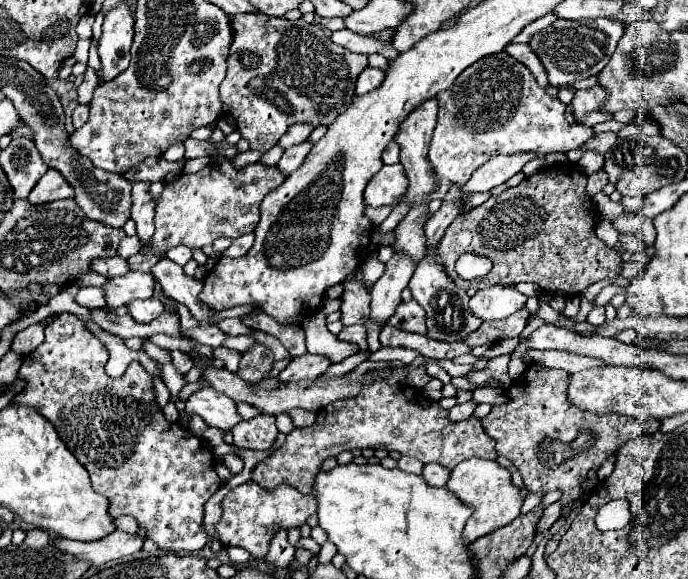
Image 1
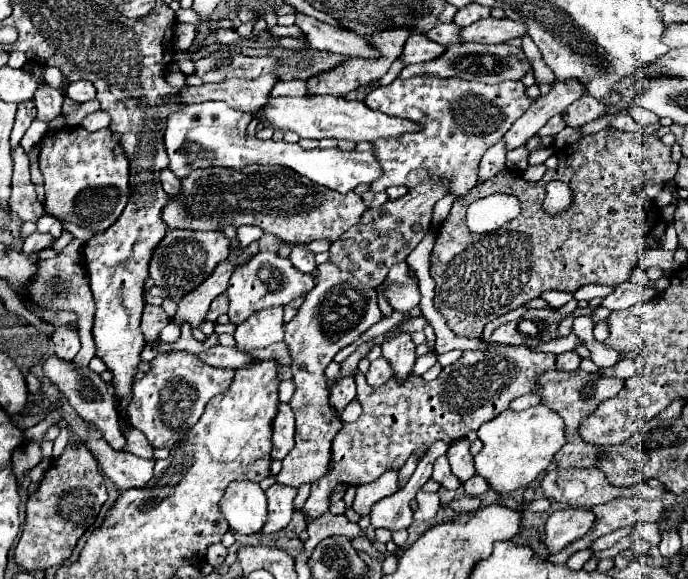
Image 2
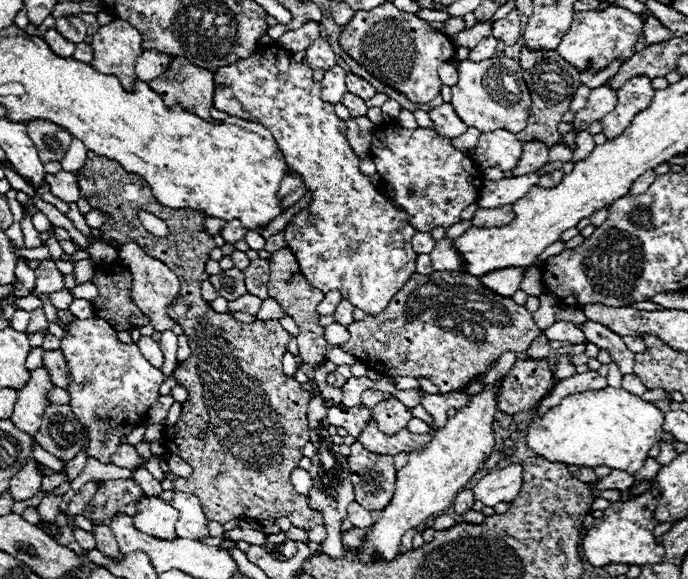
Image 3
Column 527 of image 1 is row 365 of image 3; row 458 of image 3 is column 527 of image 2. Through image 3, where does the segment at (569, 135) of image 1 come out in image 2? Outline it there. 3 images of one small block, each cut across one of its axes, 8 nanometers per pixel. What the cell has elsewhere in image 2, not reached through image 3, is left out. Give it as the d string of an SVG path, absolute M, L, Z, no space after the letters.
M418 76L418 78L396 78L388 86L374 88L366 100L364 100L372 110L380 110L390 116L406 118L412 122L422 124L422 130L416 134L404 134L392 140L376 140L372 142L376 146L376 156L384 168L384 176L376 180L370 190L372 192L384 192L388 186L406 186L414 188L416 184L422 184L424 180L432 176L446 176L452 180L452 192L454 196L464 196L464 192L472 190L476 186L476 172L480 158L484 152L494 146L506 132L508 128L534 104L526 96L526 88L522 82L502 82L502 84L482 84L482 82L466 82L460 78L436 78L436 76Z

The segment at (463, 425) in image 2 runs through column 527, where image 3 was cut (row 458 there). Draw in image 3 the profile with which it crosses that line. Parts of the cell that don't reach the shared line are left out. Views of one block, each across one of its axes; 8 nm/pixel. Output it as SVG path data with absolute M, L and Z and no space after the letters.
M352 446L348 466L356 502L366 510L384 510L394 496L398 474L390 456L374 454L364 446Z

